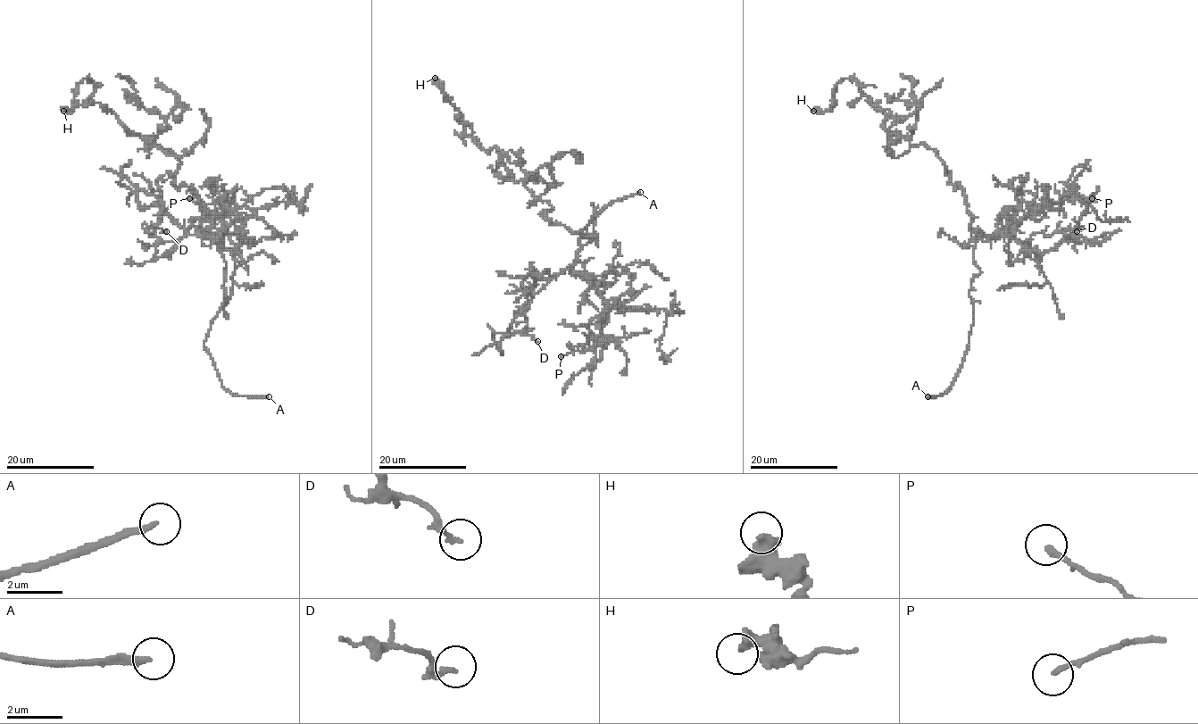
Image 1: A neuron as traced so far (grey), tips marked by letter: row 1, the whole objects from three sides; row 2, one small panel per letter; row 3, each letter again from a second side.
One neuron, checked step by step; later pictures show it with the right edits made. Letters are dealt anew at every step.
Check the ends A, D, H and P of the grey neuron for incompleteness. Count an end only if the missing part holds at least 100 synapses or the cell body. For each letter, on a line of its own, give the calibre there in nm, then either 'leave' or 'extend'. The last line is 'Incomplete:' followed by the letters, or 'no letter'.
A: calibre 200 nm; extend
D: calibre 200 nm; leave
H: calibre 500 nm; leave
P: calibre 190 nm; leave
Incomplete: A

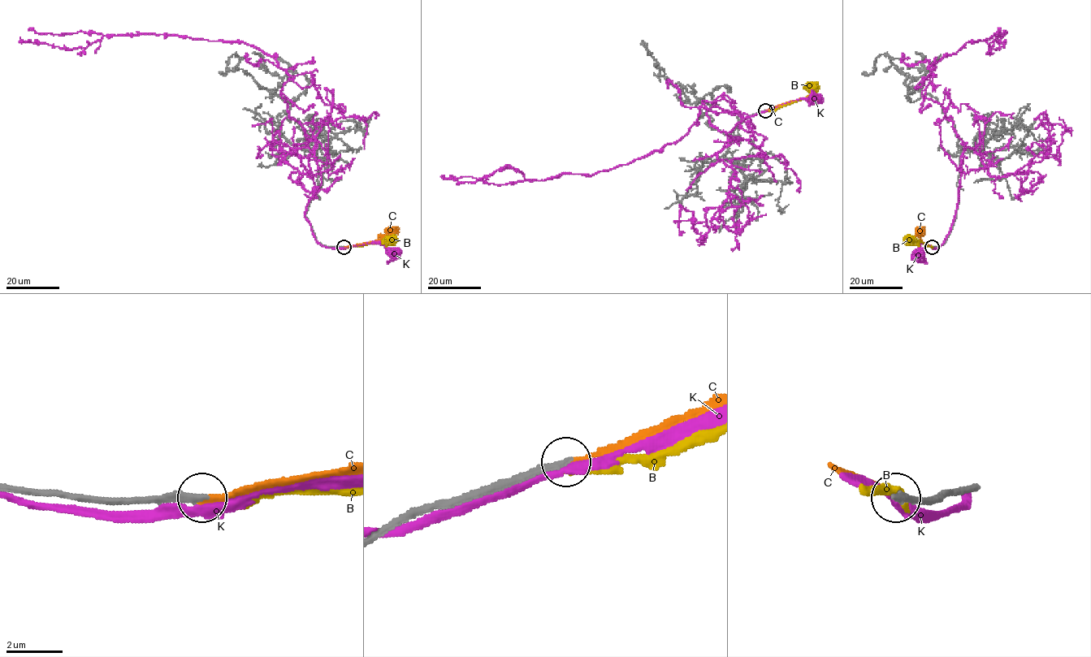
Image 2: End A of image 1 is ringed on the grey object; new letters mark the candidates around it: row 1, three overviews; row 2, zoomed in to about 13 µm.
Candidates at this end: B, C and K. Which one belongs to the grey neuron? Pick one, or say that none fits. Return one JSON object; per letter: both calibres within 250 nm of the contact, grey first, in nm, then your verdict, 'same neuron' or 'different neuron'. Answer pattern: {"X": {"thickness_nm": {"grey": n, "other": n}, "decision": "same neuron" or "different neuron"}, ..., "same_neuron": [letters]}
{"B": {"thickness_nm": {"grey": 280, "other": 240}, "decision": "different neuron"}, "C": {"thickness_nm": {"grey": 260, "other": 190}, "decision": "same neuron"}, "K": {"thickness_nm": {"grey": 320, "other": 280}, "decision": "different neuron"}, "same_neuron": ["C"]}

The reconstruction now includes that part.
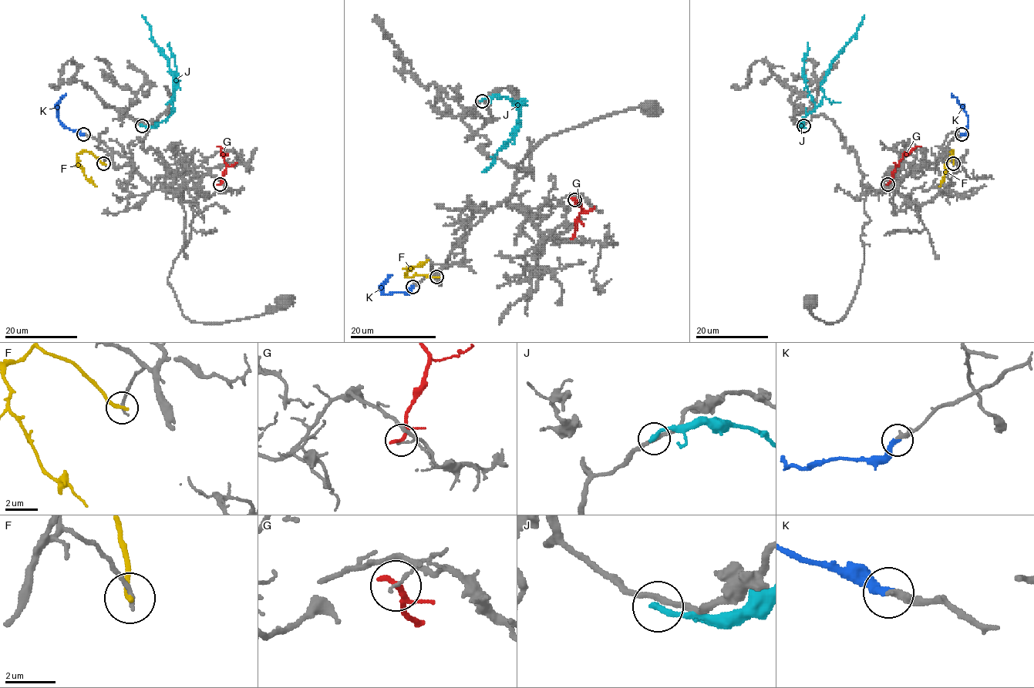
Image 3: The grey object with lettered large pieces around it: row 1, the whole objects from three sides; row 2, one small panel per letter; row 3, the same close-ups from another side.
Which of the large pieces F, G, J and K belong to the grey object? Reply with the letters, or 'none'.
K

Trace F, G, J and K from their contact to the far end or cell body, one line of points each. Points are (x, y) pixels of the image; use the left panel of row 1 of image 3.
F: (103, 164), (92, 152), (84, 150), (77, 155), (84, 176), (96, 186)
G: (220, 183), (226, 164), (217, 145)
J: (142, 125), (156, 126), (173, 112), (174, 83), (169, 60), (155, 44), (150, 28), (142, 15)
K: (83, 135), (67, 129), (58, 119), (57, 104), (66, 94)

